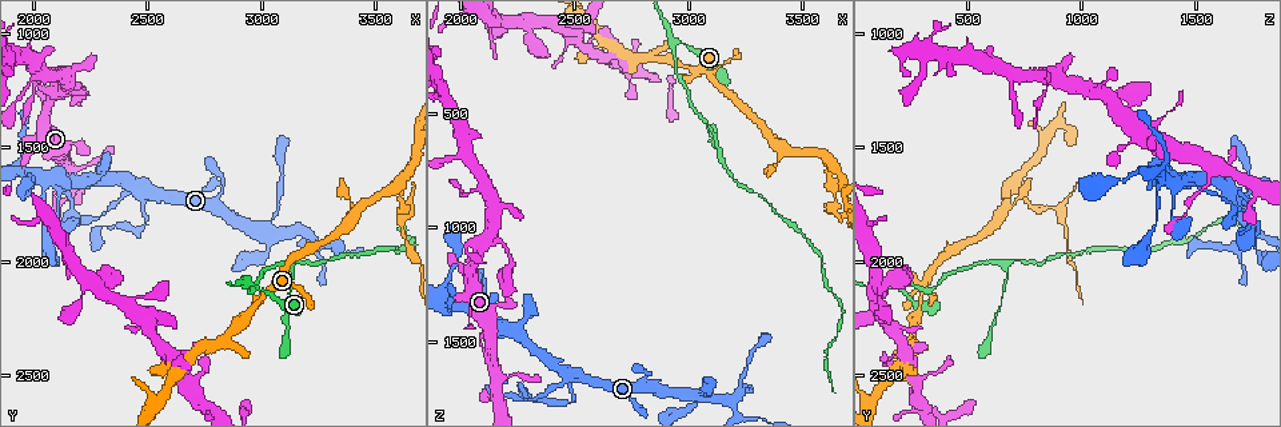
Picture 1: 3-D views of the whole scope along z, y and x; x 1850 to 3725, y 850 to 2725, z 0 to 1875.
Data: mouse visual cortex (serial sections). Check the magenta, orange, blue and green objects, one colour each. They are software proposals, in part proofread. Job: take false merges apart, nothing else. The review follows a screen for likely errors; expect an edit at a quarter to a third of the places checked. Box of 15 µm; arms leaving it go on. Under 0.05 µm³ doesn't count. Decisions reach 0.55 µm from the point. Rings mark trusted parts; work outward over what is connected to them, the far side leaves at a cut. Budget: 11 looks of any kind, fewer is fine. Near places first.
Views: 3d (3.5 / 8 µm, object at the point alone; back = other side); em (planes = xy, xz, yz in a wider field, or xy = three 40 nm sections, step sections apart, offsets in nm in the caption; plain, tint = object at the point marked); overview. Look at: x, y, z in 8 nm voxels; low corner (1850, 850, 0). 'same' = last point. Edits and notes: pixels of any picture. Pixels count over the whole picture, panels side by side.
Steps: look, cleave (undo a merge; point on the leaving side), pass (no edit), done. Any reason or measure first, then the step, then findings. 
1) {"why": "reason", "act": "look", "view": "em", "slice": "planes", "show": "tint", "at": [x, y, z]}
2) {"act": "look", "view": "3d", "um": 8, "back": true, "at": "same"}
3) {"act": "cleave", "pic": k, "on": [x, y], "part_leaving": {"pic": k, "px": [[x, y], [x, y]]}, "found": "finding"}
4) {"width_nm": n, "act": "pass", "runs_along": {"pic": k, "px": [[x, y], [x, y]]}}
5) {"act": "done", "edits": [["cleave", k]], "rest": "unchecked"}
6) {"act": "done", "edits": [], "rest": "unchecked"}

{"why": "sharp bend", "act": "look", "view": "3d", "um": 3.5, "at": [2940, 2090, 190]}

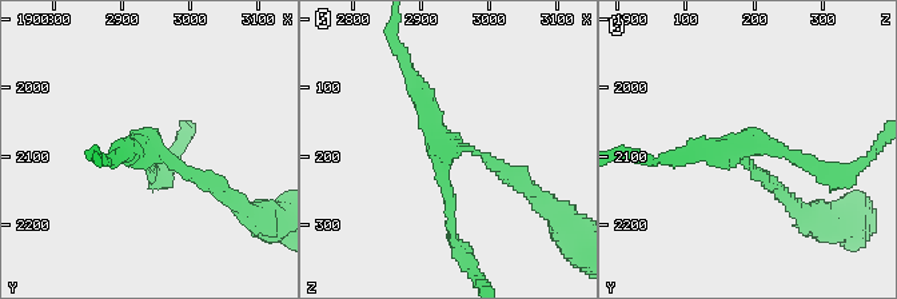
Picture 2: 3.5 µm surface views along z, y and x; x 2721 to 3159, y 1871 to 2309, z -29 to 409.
{"arms": 3, "arm_widths_nm": [150, 150, 250], "act": "look", "view": "em", "slice": "xy", "step": 1, "show": "tint", "at": [2945, 2085, 190]}

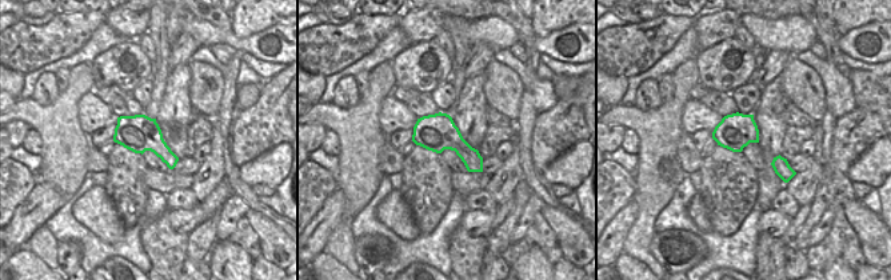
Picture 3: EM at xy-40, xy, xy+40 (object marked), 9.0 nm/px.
{"act": "pass", "runs_along": {"pic": 2, "px": [[222, 190], [152, 144], [152, 168]]}, "found": "continuous, no second cell"}

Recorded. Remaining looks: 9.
{"why": "four or more arms meet", "act": "look", "view": "3d", "um": 8, "at": [2520, 1690, 1650]}

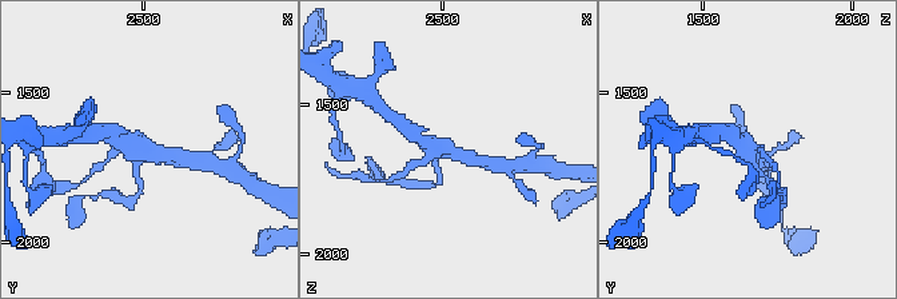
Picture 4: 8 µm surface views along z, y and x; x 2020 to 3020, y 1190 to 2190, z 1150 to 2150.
{"act": "look", "view": "3d", "um": 3.5, "at": [2510, 1700, 1660]}

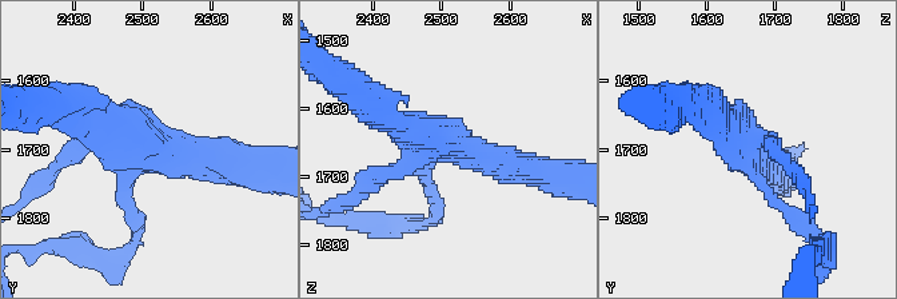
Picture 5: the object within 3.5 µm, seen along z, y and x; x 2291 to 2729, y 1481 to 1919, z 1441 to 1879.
{"why": "need the tissue", "act": "look", "view": "em", "slice": "xy", "step": 5, "show": "tint", "at": [2510, 1695, 1645]}

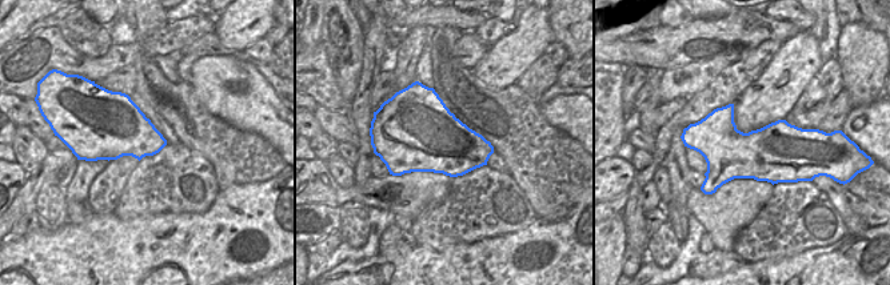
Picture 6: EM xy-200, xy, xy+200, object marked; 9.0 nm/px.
{"arm_widths_nm": [150, 150, 350, 400], "act": "pass", "runs_along": {"pic": 5, "px": [[224, 164], [163, 156], [78, 103]]}, "found": "one cell here"}

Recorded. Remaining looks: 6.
{"act": "look", "view": "3d", "um": 3.5, "back": true, "at": [3120, 2000, 640]}

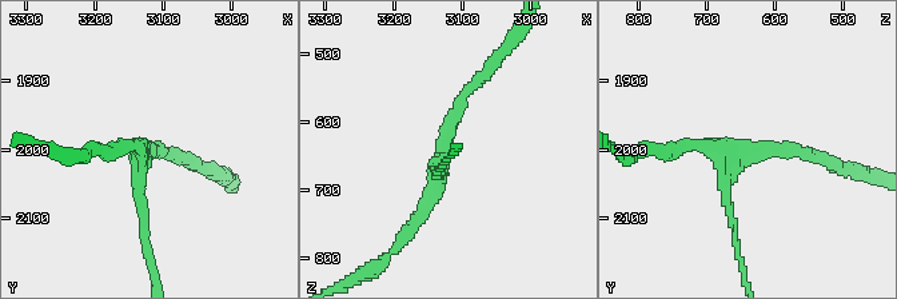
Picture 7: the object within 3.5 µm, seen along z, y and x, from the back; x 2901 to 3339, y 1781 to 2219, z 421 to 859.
{"arms": 3, "arm_widths_nm": [100, 150, 200], "why": "shape alone is not enough", "act": "look", "view": "em", "slice": "xy", "step": 3, "show": "tint", "at": [3130, 2000, 650]}

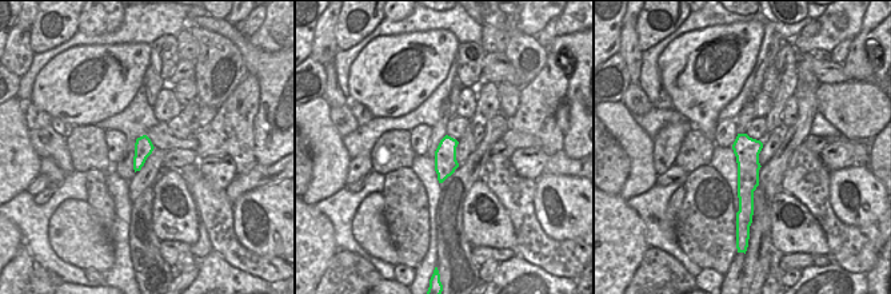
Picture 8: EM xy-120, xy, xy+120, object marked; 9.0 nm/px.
{"act": "pass", "runs_along": {"pic": 7, "px": [[482, 79], [453, 116], [437, 192], [403, 232]]}, "found": "one cell here"}

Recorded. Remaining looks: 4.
{"why": "thin neck", "act": "look", "view": "3d", "um": 3.5, "back": true, "at": [3660, 1770, 880]}

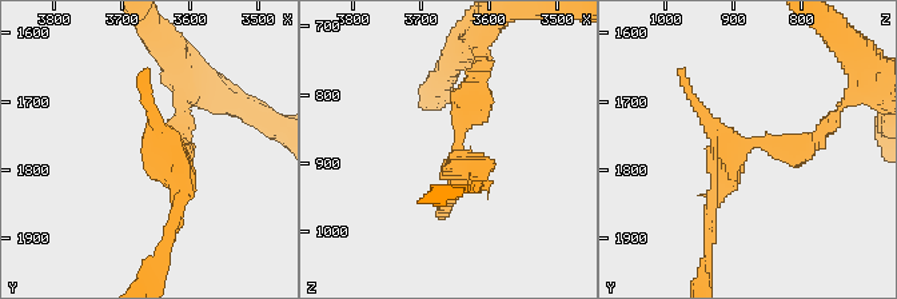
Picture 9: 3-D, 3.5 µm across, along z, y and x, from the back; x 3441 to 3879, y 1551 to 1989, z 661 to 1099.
{"act": "look", "view": "em", "slice": "xy", "step": 1, "show": "tint", "at": [3645, 1760, 875]}

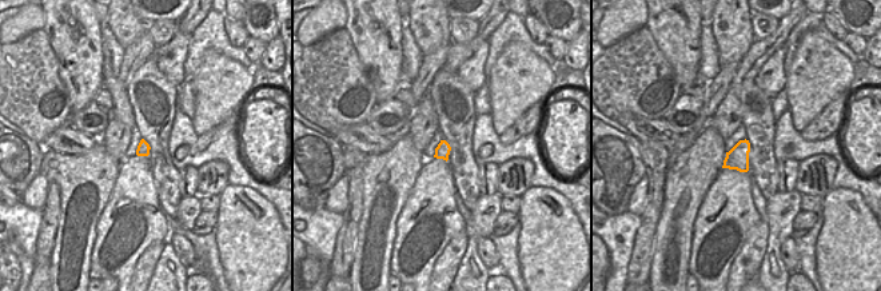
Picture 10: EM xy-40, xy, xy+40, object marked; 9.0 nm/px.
{"act": "cleave", "pic": 9, "on": [461, 167], "part_leaving": {"pic": 9, "px": [[457, 144], [482, 168], [465, 188]]}, "found": "two cells meet here"}

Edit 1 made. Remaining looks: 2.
{"act": "done", "edits": [["cleave", 9]], "rest": "unchecked"}

